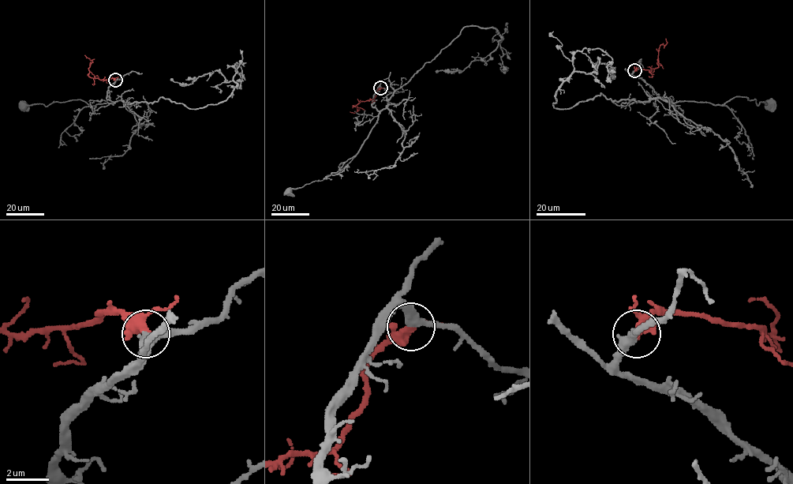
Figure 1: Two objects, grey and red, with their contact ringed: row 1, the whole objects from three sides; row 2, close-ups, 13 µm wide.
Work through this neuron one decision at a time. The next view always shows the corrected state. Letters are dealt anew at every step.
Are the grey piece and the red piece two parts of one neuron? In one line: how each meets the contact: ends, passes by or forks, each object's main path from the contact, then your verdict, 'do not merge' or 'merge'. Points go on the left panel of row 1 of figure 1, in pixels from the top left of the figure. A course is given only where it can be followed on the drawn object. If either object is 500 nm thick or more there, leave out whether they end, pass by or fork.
grey passes by | red forks | grey via (115, 80), (107, 91), (112, 104), (90, 106), (72, 99), (46, 106), (22, 105) | red via (115, 80), (91, 77), (88, 68), (92, 59), (84, 54) | merge

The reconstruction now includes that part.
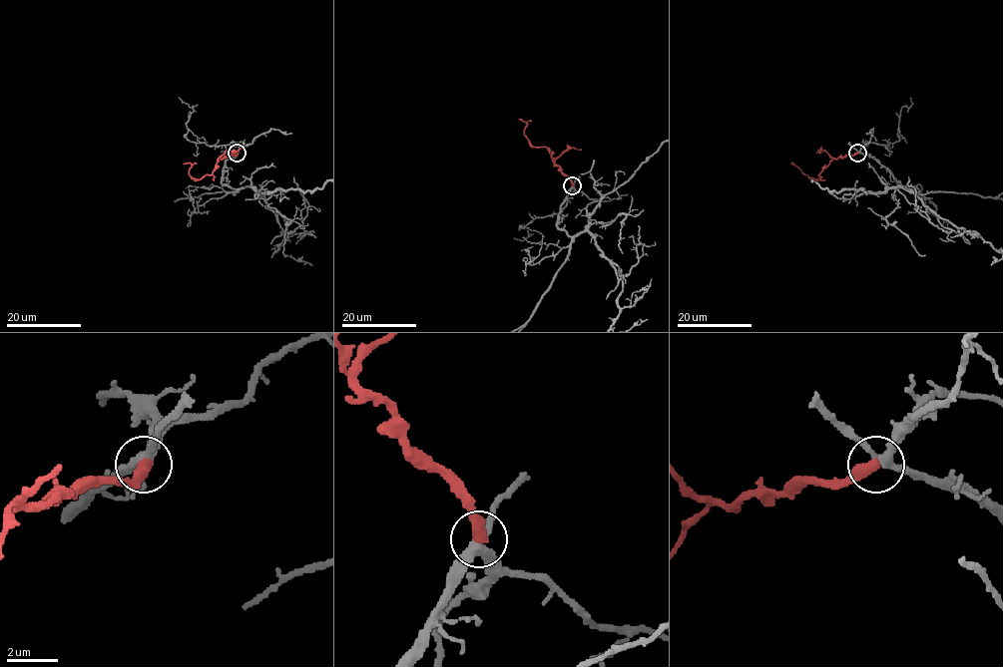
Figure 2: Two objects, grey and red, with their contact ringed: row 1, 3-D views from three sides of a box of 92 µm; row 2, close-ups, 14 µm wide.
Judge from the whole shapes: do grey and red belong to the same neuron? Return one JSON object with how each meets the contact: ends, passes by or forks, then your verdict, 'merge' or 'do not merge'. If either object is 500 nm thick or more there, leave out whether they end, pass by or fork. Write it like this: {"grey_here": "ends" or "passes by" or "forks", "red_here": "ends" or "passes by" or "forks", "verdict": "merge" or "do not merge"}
{"grey_here": "forks", "red_here": "ends", "verdict": "do not merge"}

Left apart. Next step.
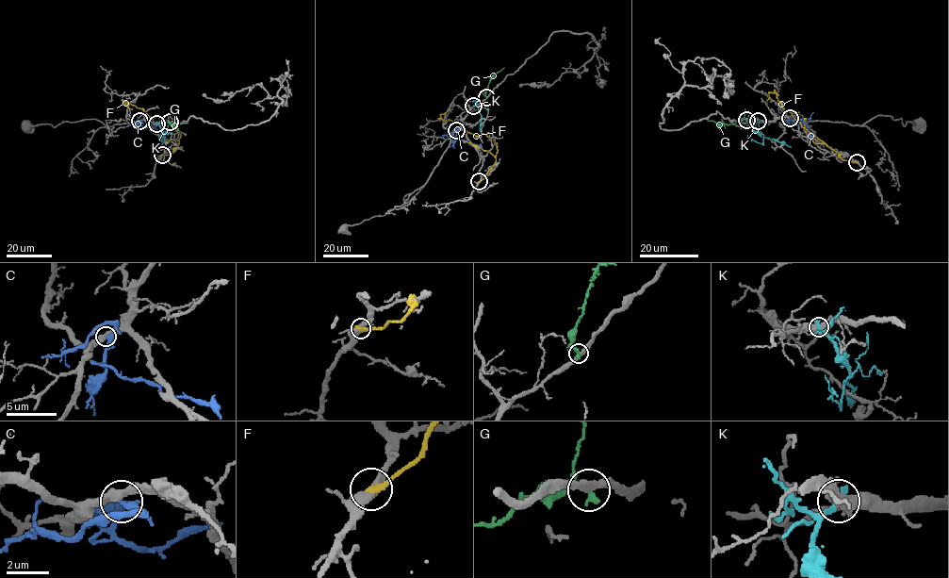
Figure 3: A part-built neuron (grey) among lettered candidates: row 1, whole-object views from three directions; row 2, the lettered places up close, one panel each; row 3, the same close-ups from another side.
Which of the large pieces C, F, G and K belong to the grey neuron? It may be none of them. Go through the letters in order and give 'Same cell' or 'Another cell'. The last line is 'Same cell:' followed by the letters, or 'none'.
C: Another cell
F: Another cell
G: Another cell
K: Another cell
Same cell: none

